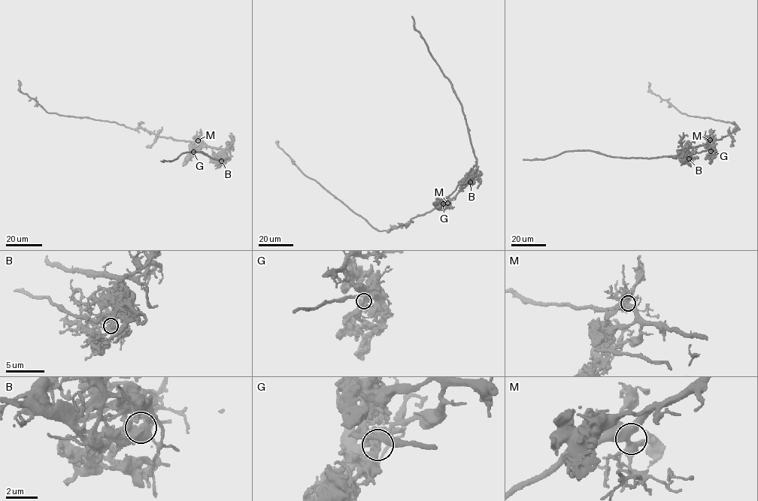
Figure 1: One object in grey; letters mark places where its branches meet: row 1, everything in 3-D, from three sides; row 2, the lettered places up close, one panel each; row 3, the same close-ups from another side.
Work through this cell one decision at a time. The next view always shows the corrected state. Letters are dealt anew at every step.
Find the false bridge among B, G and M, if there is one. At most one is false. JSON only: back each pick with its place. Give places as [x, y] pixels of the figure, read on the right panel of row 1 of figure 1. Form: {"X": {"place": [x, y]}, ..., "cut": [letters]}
{"G": {"place": [711, 151]}, "cut": ["G"]}

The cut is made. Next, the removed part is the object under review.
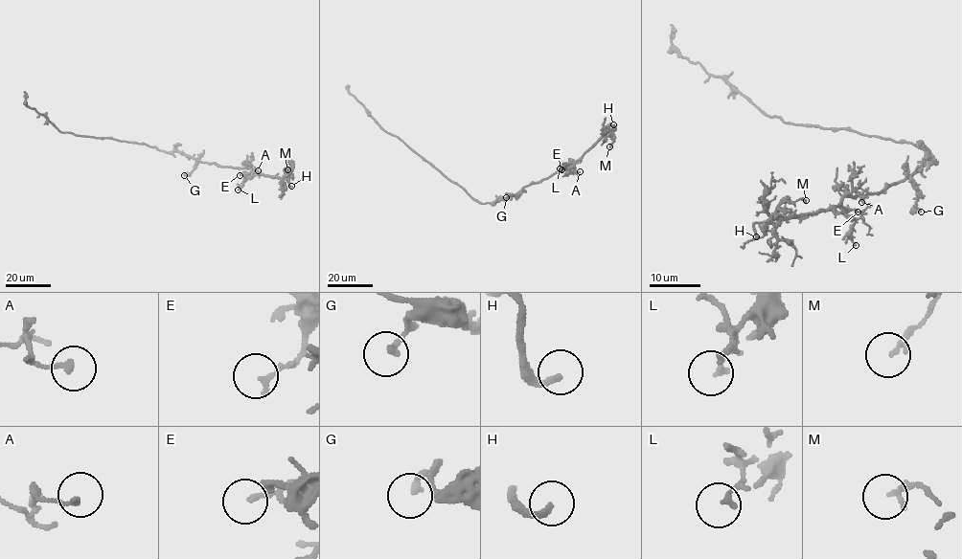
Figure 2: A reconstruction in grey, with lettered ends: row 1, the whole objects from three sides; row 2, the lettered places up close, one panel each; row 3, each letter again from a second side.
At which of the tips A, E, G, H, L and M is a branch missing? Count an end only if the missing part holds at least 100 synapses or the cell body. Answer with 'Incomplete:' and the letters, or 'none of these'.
Incomplete: H

